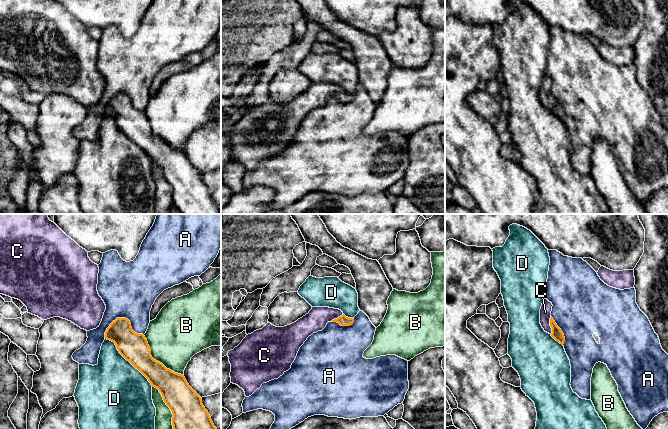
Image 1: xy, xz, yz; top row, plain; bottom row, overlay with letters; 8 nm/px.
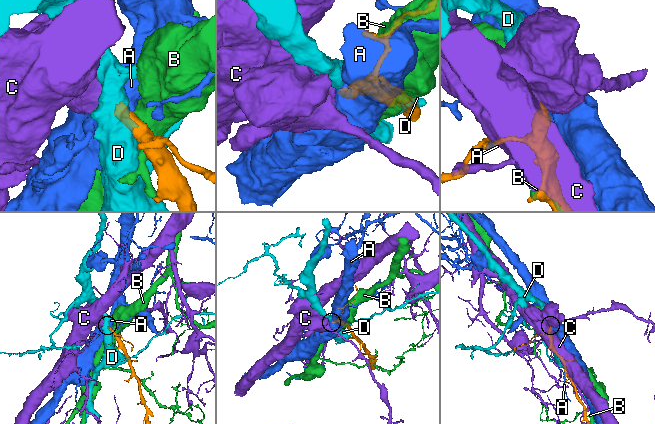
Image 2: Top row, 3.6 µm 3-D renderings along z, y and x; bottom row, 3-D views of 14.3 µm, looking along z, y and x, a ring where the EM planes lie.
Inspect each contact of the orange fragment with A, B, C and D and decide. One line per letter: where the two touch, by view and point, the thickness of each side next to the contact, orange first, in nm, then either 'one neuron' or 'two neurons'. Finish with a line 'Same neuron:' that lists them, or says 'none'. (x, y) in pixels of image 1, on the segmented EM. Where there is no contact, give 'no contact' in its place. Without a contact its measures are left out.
A: xy (125, 318) | 220/440 nm | two neurons
B: xy (155, 360) | 220/420 nm | two neurons
C: yz (550, 325) | 90/100 nm | one neuron
D: xy (128, 360) | 220/460 nm | two neurons
Same neuron: C

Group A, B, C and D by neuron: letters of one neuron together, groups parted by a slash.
A / B / C / D

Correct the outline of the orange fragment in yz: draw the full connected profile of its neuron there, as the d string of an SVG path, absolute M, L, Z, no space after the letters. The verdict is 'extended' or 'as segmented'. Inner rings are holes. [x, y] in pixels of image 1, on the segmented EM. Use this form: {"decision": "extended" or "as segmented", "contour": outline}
{"decision": "extended", "contour": "M544 299L540 309L540 324L545 332L549 333L560 344L564 344L565 337L561 329L551 317L552 303Z"}

